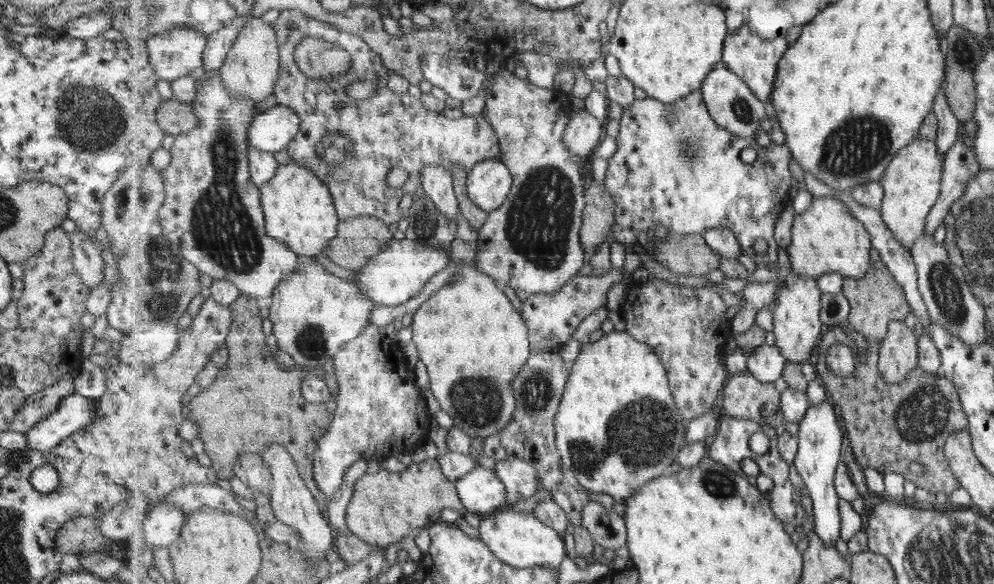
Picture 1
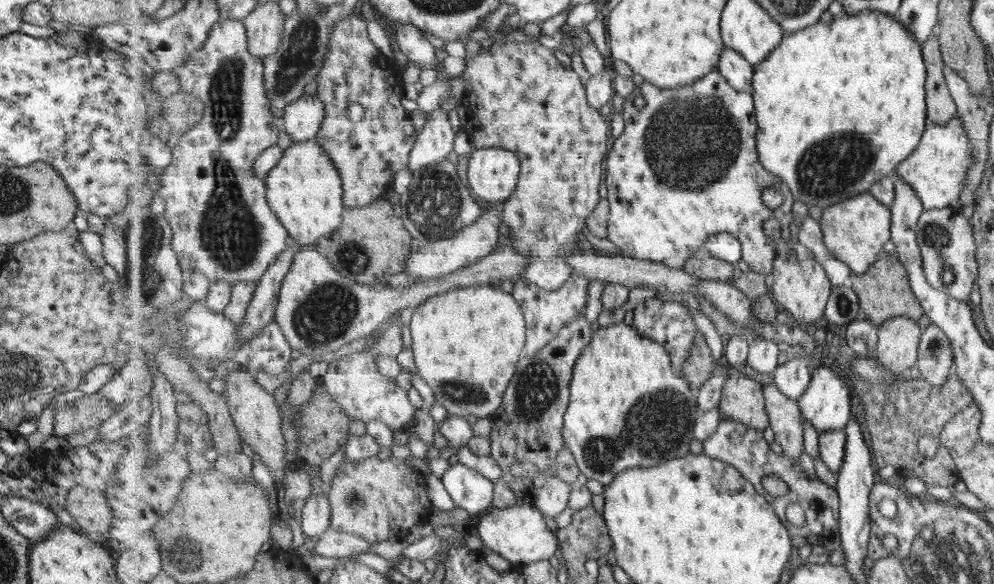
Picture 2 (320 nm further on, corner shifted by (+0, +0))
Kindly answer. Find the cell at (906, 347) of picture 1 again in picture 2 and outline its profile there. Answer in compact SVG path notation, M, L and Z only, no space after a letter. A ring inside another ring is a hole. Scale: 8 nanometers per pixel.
M906 316L887 319L879 325L878 360L885 368L907 376L914 374L923 331Z

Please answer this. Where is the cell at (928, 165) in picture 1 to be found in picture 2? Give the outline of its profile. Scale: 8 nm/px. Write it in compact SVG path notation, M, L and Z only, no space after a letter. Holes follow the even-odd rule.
M957 116L945 126L927 118L919 147L895 168L895 174L902 176L917 191L925 211L954 206L960 200L968 181L968 172L976 162L967 131L964 122Z

